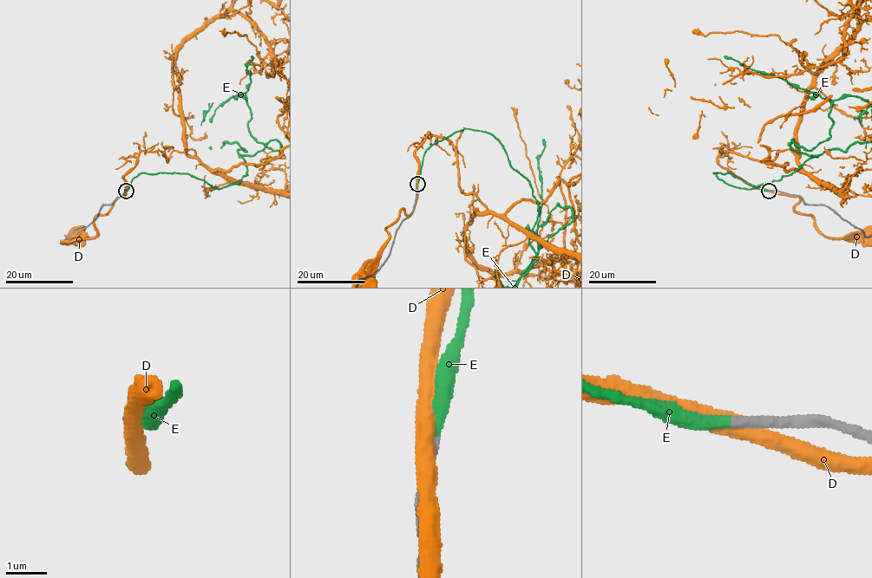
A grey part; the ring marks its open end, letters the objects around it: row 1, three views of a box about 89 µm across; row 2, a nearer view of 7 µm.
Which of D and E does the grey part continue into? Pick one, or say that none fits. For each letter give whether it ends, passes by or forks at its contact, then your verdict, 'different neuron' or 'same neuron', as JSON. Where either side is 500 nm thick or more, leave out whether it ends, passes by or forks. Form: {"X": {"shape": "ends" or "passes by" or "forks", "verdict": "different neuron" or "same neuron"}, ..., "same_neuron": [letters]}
{"D": {"shape": "passes by", "verdict": "different neuron"}, "E": {"shape": "ends", "verdict": "same neuron"}, "same_neuron": ["E"]}

